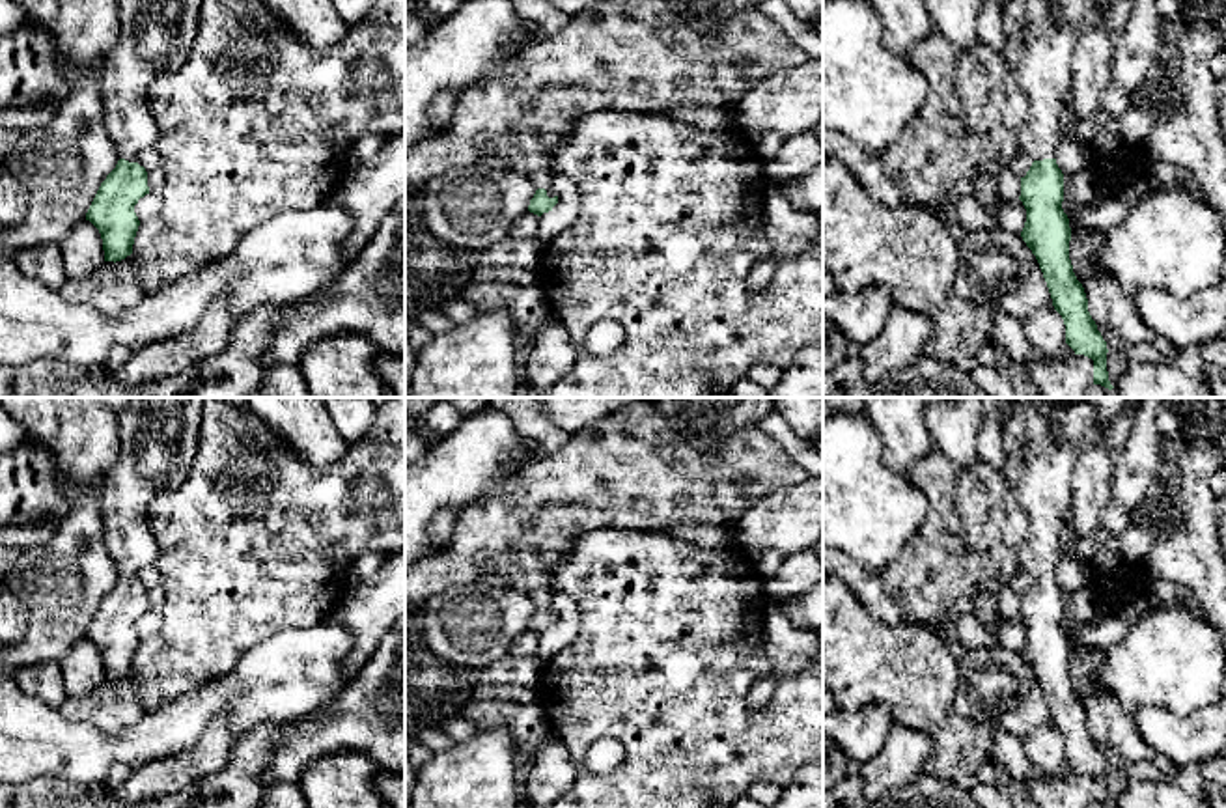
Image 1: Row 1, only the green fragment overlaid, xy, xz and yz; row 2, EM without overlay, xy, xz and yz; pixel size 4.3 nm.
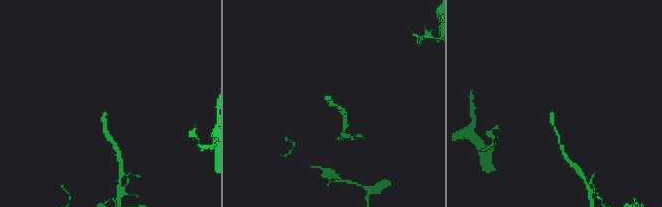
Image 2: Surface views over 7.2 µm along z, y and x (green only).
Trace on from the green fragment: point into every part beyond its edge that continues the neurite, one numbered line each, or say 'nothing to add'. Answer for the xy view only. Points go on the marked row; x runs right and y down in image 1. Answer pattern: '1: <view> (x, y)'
1: xy (155, 36)

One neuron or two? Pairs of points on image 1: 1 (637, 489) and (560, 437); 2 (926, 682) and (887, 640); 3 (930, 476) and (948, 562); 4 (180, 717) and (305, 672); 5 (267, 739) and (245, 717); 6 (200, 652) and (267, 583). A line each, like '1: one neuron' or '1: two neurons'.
1: two neurons
2: one neuron
3: one neuron
4: one neuron
5: two neurons
6: one neuron

